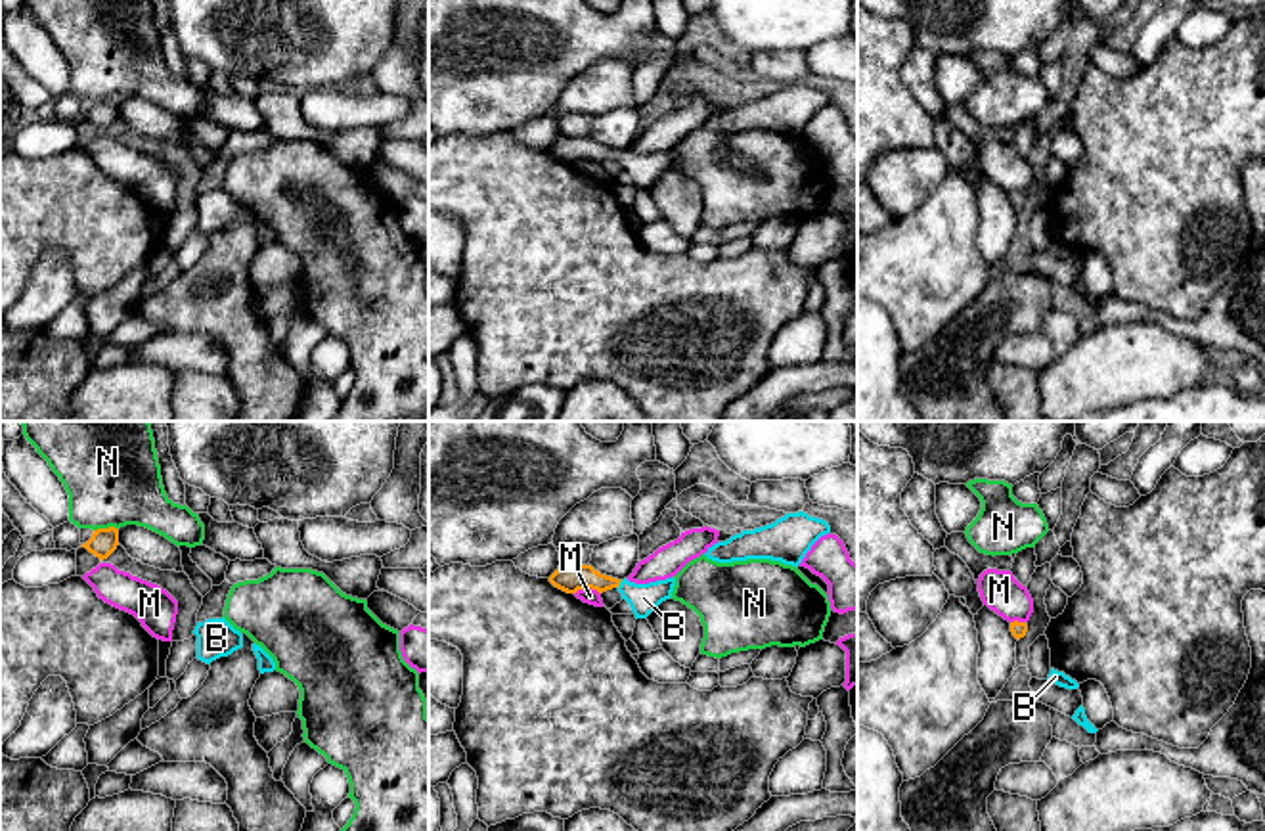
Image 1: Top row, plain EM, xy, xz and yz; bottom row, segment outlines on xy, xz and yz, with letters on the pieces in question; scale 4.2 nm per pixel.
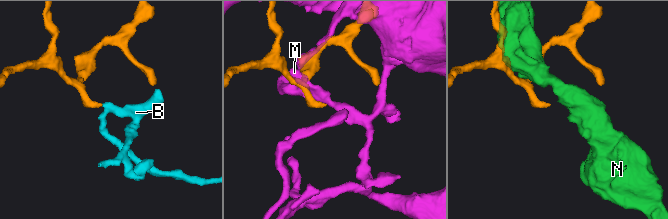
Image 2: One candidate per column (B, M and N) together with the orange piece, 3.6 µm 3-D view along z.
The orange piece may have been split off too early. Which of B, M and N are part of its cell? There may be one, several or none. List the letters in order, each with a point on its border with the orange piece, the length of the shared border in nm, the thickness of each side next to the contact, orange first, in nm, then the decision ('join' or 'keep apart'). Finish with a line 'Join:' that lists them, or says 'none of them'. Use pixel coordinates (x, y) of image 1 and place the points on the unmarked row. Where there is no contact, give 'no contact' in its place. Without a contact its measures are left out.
B: xz (619, 156) | 40 nm | 120/130 nm | join
M: xz (586, 157) | 110 nm | 120/70 nm | keep apart
N: xy (106, 100) | 110 nm | 110/400 nm | keep apart
Join: B

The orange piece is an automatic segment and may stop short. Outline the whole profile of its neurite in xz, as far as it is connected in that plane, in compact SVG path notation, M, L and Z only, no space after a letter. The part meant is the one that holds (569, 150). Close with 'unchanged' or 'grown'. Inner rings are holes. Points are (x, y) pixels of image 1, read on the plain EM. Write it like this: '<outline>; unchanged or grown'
M559 136L559 140L549 147L549 153L566 165L576 165L584 159L603 165L616 159L622 165L622 170L630 174L635 190L647 190L662 172L672 168L676 157L674 147L649 155L635 155L628 149L618 151L601 146L591 136Z; grown

